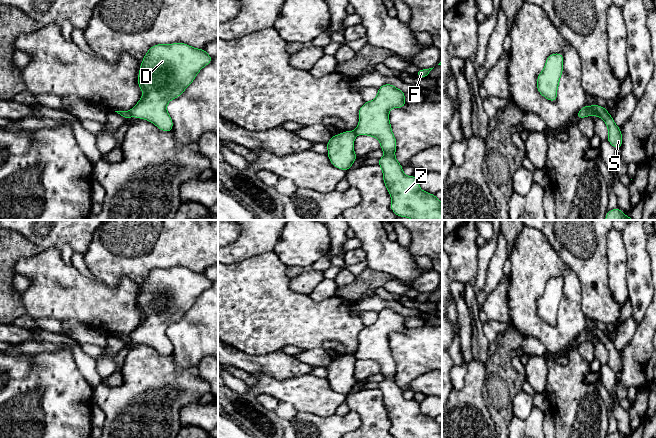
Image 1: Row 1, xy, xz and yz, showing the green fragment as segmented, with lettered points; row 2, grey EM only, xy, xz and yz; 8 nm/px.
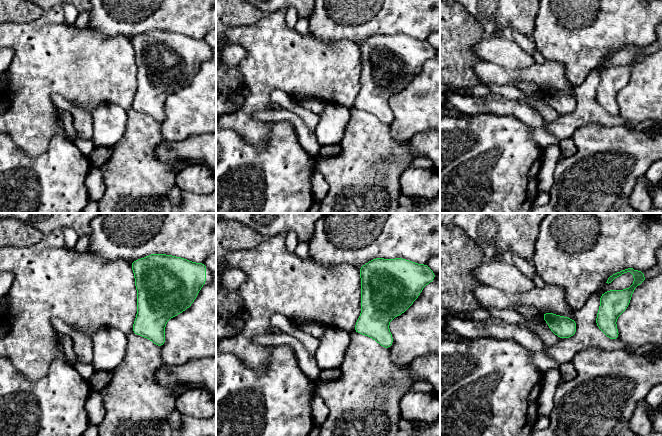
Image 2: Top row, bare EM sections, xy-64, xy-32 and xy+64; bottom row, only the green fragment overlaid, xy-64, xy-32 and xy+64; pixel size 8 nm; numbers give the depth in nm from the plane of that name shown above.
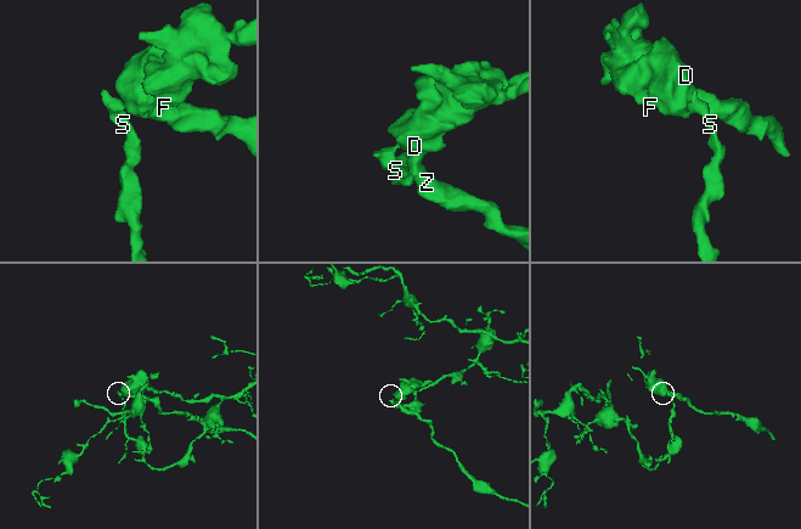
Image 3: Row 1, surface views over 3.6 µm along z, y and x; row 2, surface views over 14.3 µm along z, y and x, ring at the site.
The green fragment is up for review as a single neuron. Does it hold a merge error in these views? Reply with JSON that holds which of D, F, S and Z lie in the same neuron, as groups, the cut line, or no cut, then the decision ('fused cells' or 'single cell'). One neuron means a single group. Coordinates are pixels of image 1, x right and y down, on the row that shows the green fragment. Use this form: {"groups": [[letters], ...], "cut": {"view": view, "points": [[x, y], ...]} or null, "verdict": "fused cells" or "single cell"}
{"groups": [["D", "F", "Z"], ["S"]], "cut": {"view": "xy", "points": [[129, 111], [132, 115]]}, "verdict": "fused cells"}

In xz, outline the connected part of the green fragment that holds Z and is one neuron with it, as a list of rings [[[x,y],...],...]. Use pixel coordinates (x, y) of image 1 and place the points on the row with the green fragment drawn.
[[[392,84],[379,87],[376,98],[364,102],[359,109],[359,123],[354,132],[380,141],[384,156],[378,159],[378,165],[391,196],[390,209],[398,217],[412,220],[442,220],[441,200],[434,194],[423,191],[417,177],[406,176],[395,157],[397,141],[392,132],[389,112],[392,108],[407,105],[404,97],[405,93]]]

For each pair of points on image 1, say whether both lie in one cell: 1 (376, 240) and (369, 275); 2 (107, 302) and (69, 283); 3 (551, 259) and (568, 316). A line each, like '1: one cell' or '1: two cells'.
1: two cells
2: one cell
3: one cell

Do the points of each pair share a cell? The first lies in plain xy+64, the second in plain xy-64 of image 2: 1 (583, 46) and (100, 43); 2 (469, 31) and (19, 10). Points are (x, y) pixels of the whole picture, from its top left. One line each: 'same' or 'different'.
1: different
2: same

